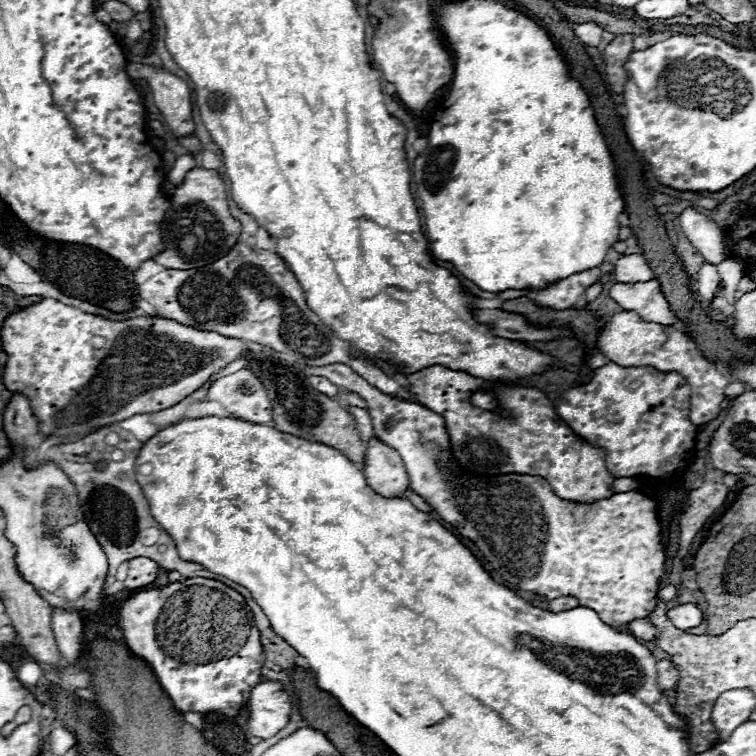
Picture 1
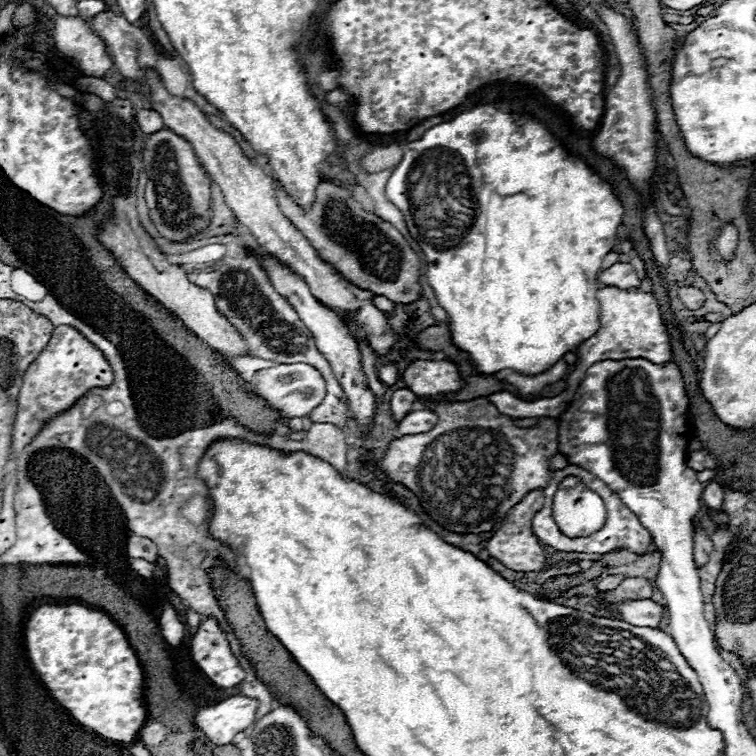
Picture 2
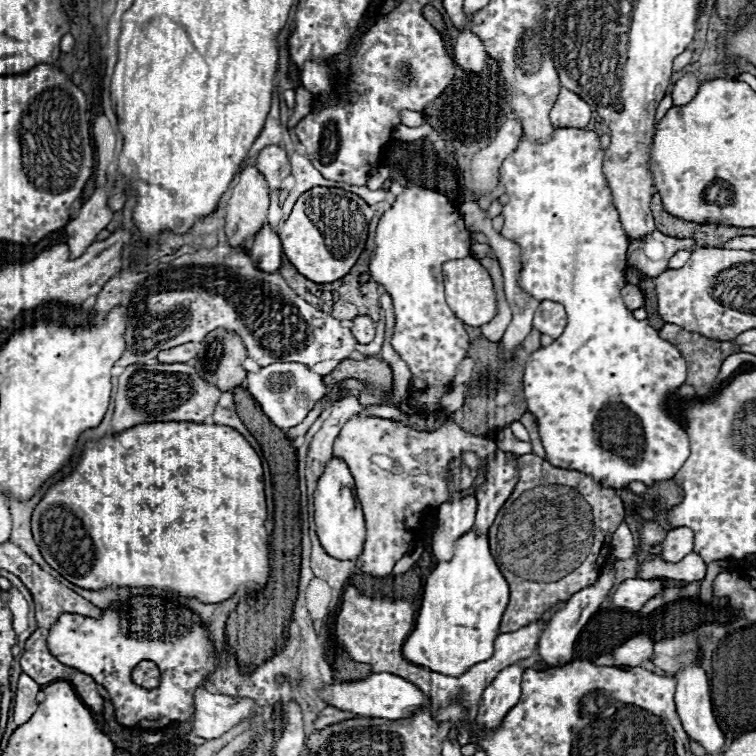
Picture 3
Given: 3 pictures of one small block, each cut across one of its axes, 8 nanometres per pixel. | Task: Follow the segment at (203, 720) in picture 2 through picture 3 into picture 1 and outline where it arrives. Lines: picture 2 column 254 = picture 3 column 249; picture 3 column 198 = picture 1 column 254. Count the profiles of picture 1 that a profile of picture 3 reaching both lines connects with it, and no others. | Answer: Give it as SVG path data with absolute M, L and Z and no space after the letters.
M260 682L248 700L248 730L252 736L270 738L286 726L292 702L280 682Z

